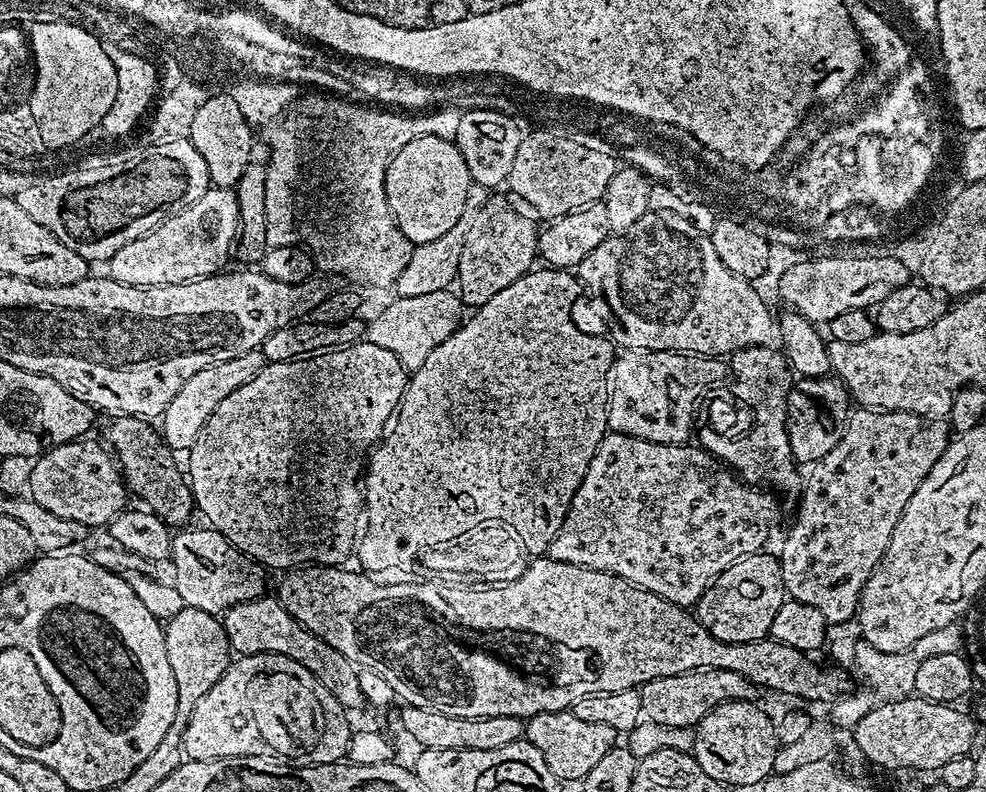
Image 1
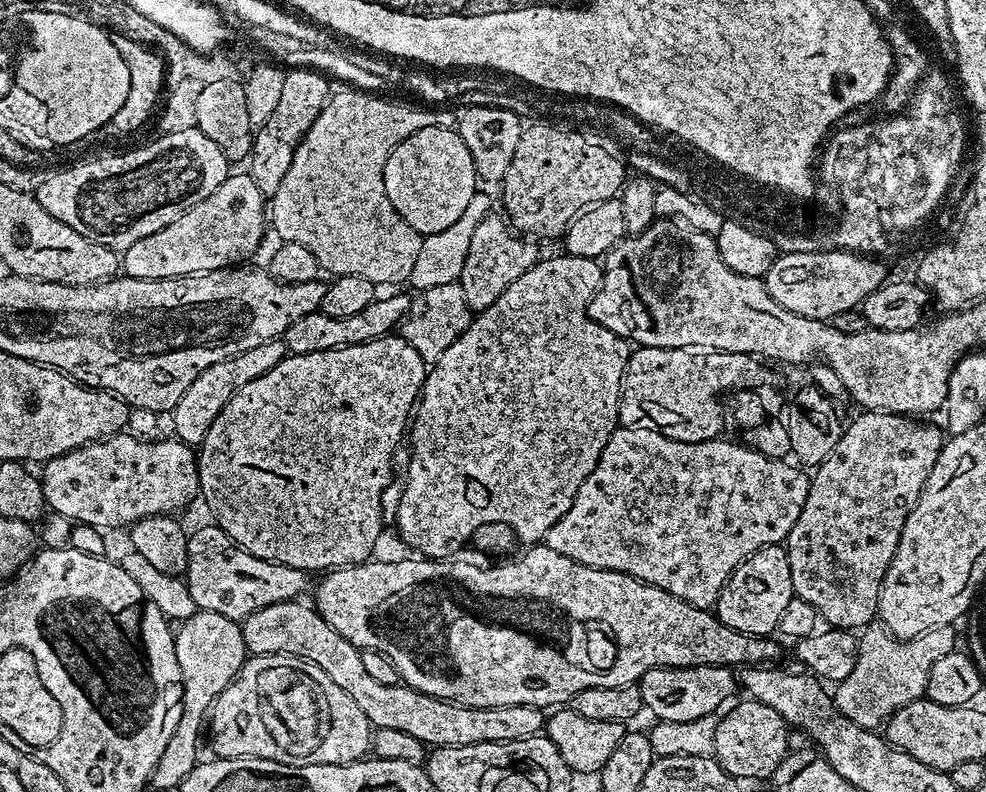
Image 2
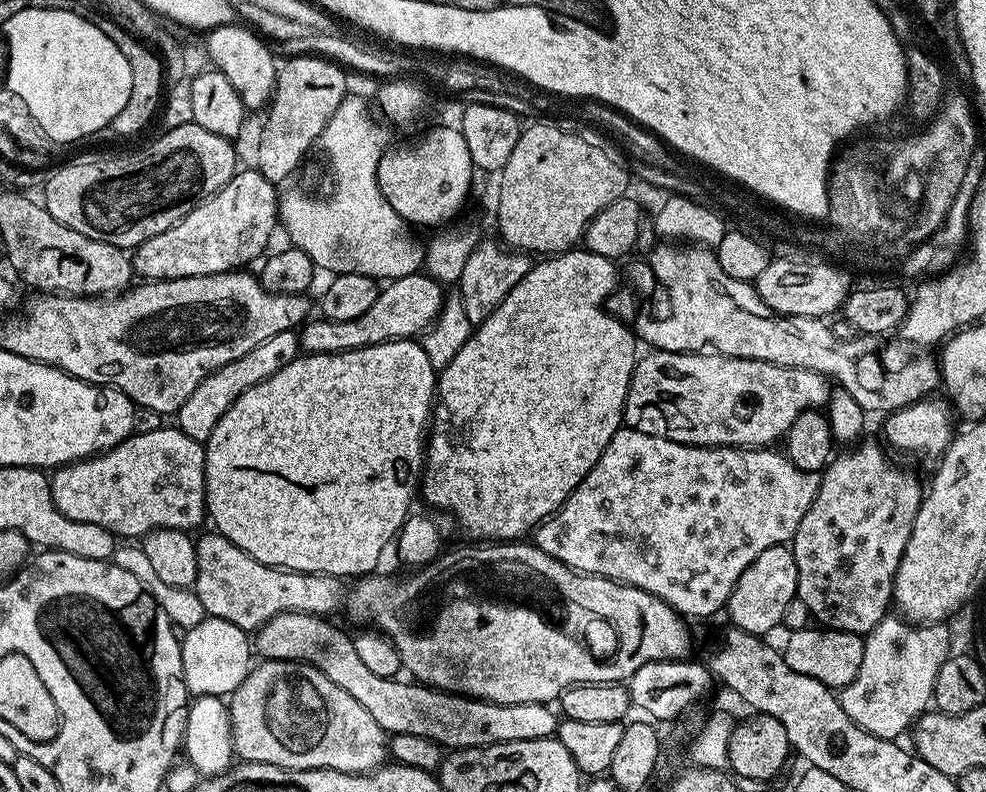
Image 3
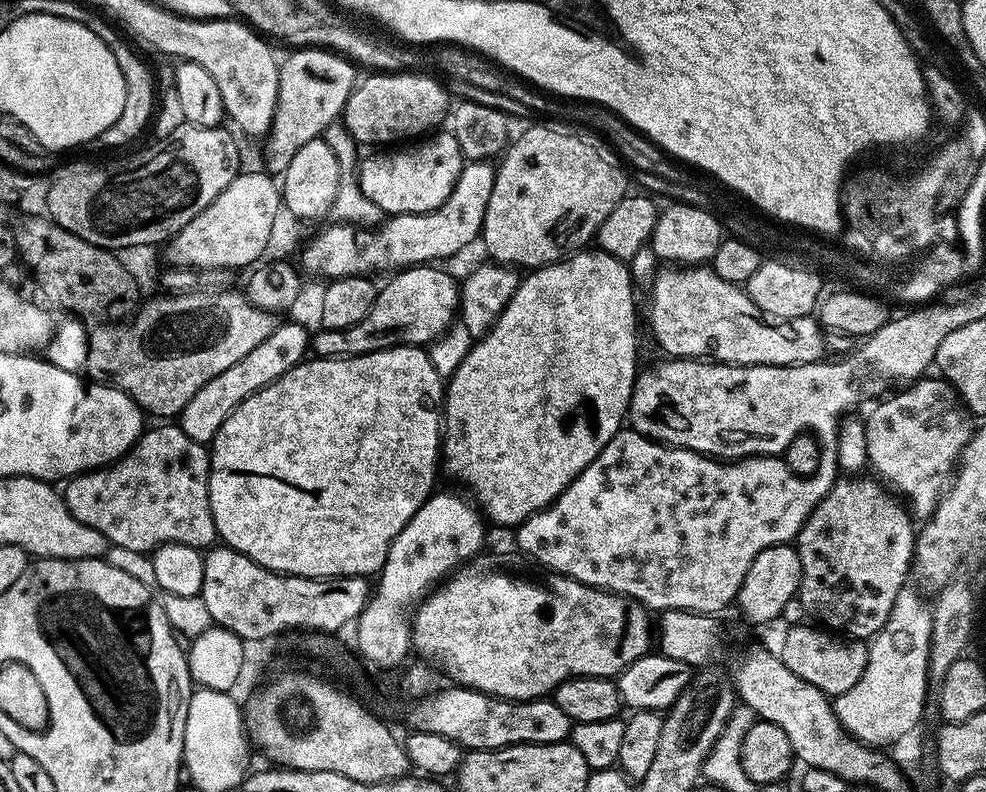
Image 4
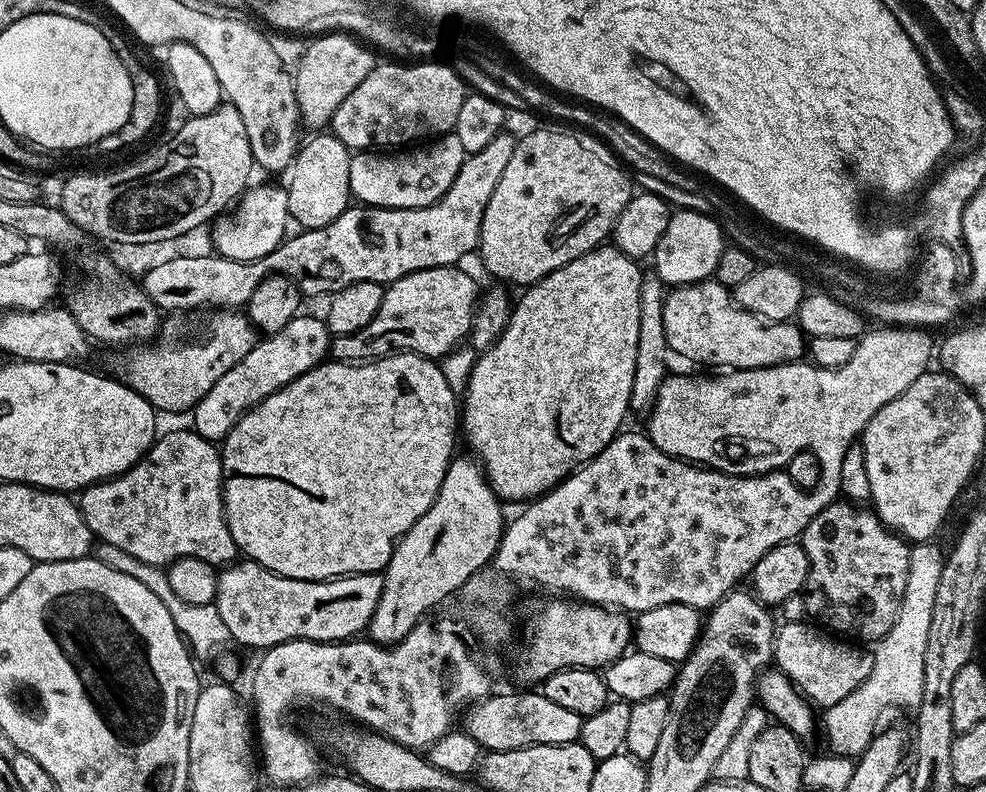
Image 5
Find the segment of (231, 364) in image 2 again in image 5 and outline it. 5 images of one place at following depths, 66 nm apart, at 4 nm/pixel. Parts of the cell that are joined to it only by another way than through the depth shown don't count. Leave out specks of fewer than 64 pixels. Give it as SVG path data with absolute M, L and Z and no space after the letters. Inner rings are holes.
M301 314L296 316L282 330L257 339L256 345L226 374L217 376L204 388L204 397L191 409L191 427L202 438L213 442L223 441L232 427L244 417L258 402L270 398L282 386L294 382L306 370L325 363L330 352L330 333L328 325L316 316Z

